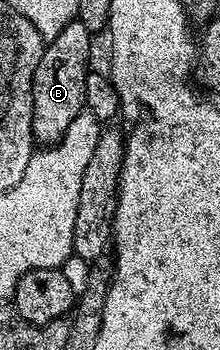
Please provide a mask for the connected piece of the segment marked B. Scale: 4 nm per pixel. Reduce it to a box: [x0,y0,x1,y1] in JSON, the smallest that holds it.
[33,19,90,147]

